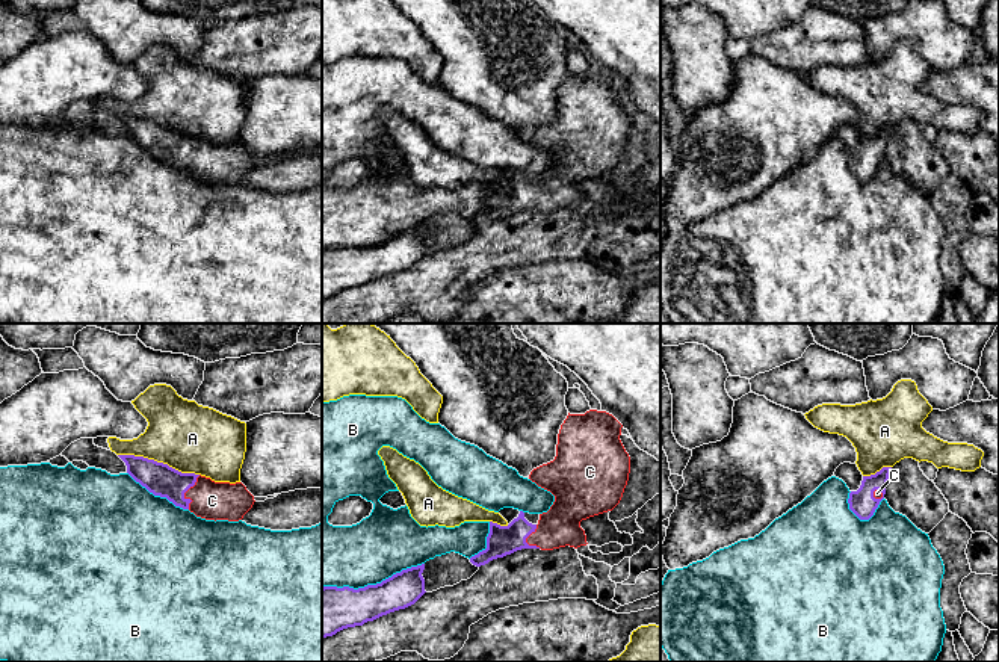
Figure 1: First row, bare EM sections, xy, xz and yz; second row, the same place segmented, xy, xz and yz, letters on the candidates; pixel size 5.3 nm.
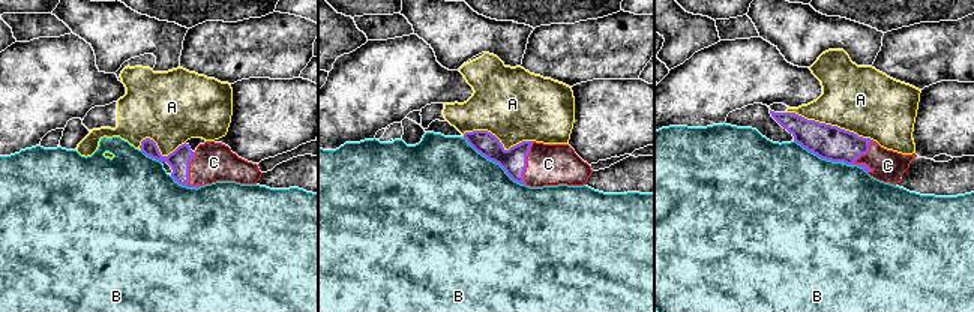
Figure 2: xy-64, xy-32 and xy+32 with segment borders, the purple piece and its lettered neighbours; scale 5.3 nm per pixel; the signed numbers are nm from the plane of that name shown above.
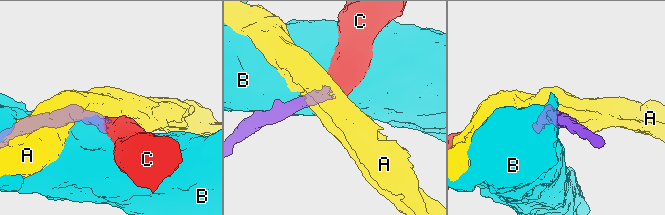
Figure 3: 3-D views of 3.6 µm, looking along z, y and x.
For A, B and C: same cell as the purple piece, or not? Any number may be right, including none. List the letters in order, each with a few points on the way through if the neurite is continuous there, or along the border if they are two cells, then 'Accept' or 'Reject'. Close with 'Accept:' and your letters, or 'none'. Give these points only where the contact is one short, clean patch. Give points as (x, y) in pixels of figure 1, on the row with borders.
A: Reject
B: Reject
C: Path across: xy (160, 479), (185, 491), (194, 491), (212, 501). Accept
Accept: C

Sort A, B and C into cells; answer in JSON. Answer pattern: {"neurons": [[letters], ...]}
{"neurons": [["A"], ["B"], ["C"]]}

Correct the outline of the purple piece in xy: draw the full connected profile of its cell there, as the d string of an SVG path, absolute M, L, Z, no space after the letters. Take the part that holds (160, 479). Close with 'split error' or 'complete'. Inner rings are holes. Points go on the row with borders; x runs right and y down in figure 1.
M118 456L125 462L127 473L150 493L206 520L239 521L255 502L242 482L215 482L144 456Z; split error

